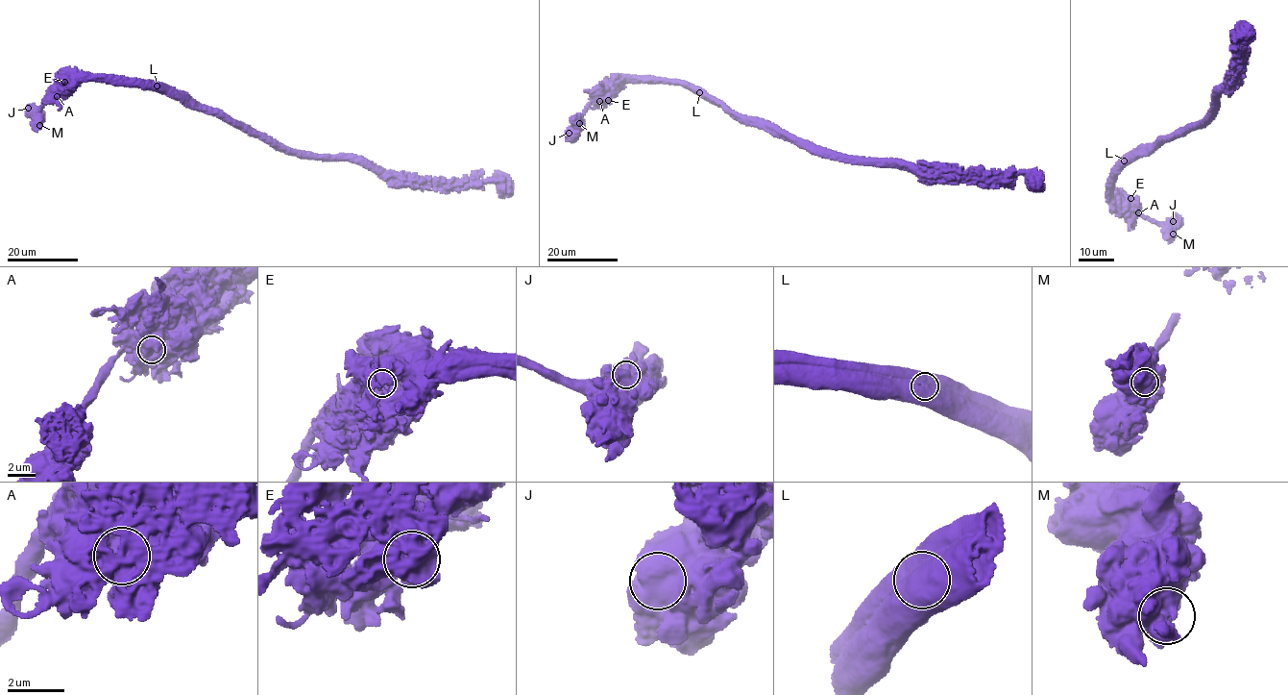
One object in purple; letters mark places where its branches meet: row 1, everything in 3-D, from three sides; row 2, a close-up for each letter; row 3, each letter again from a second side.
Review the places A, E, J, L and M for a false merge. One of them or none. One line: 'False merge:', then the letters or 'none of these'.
False merge: L

